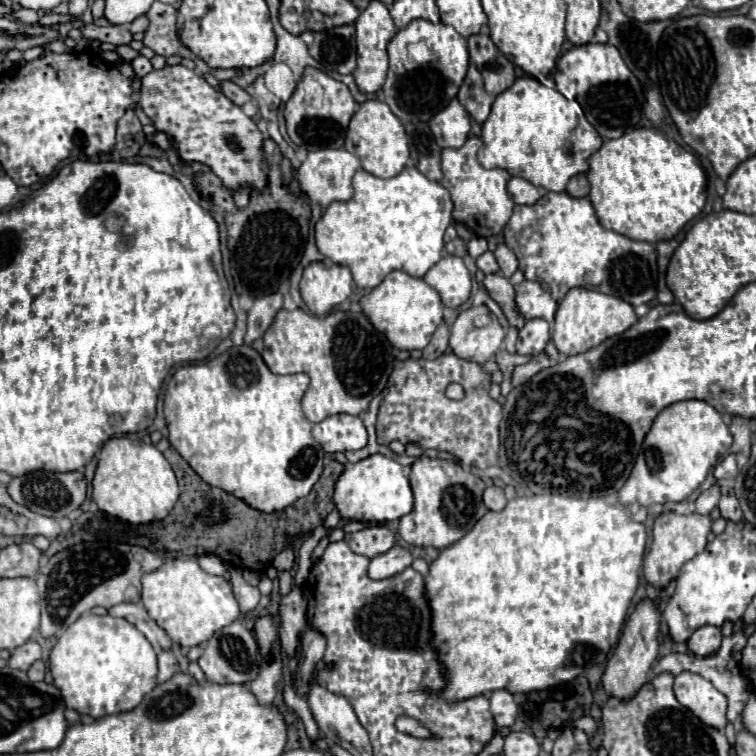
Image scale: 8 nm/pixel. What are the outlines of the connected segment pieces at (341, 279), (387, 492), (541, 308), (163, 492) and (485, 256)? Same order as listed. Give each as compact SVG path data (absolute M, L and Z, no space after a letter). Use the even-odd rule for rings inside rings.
M310 263L300 281L302 301L314 315L326 315L352 293L352 273L344 265Z
M378 453L346 467L334 485L334 505L340 517L350 521L384 523L400 519L412 511L412 501L412 489L408 485L408 477L404 475L402 465Z
M522 281L516 285L516 305L524 319L546 319L548 323L554 321L556 301L552 301L550 293L544 291L536 281Z
M114 437L104 443L92 487L92 497L104 513L134 525L164 519L180 495L176 475L164 455L154 445L128 437Z
M492 251L482 253L482 255L476 259L476 265L478 265L478 269L482 269L486 275L488 275L488 273L496 273L496 271L498 271L498 263L496 263L496 259L494 259L494 253L492 253Z

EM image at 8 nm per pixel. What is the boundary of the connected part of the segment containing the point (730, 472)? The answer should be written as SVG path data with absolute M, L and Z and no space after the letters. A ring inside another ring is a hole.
M726 455L716 467L714 467L714 477L716 479L734 479L738 473L738 467L736 467L736 455Z

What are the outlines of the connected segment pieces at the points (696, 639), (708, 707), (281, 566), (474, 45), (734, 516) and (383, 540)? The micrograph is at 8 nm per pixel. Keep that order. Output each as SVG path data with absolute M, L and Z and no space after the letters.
M704 625L692 633L692 637L688 639L686 645L693 655L708 657L720 649L720 641L722 641L720 629L712 627L712 625Z
M682 671L674 681L674 695L690 709L704 725L724 731L726 727L726 697L698 673Z
M288 545L282 553L278 553L272 561L272 565L282 573L282 571L290 571L292 565L294 565L294 553L292 553L292 547Z
M476 33L468 37L468 53L470 53L470 65L468 65L468 75L458 91L458 101L464 105L464 109L468 111L468 115L476 121L476 123L484 123L486 117L490 115L490 107L492 101L496 99L498 93L506 91L516 75L514 75L514 65L498 51L498 47L492 43L488 33Z
M722 495L720 503L718 503L718 509L720 509L722 519L734 521L734 523L740 523L742 521L742 511L740 511L740 505L738 505L738 499L736 497Z
M376 525L376 527L366 527L362 531L350 533L344 537L344 541L354 553L372 559L394 547L394 533L384 525Z

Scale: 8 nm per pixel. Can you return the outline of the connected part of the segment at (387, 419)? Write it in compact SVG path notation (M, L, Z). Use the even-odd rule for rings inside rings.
M444 353L434 361L406 359L396 361L388 379L388 393L380 403L376 435L380 445L400 441L404 445L416 443L422 449L442 449L456 455L464 465L490 467L498 459L498 425L502 419L502 405L494 401L488 391L492 385L490 373L480 363L470 363L454 353ZM460 383L464 399L454 401L446 397L446 387Z

